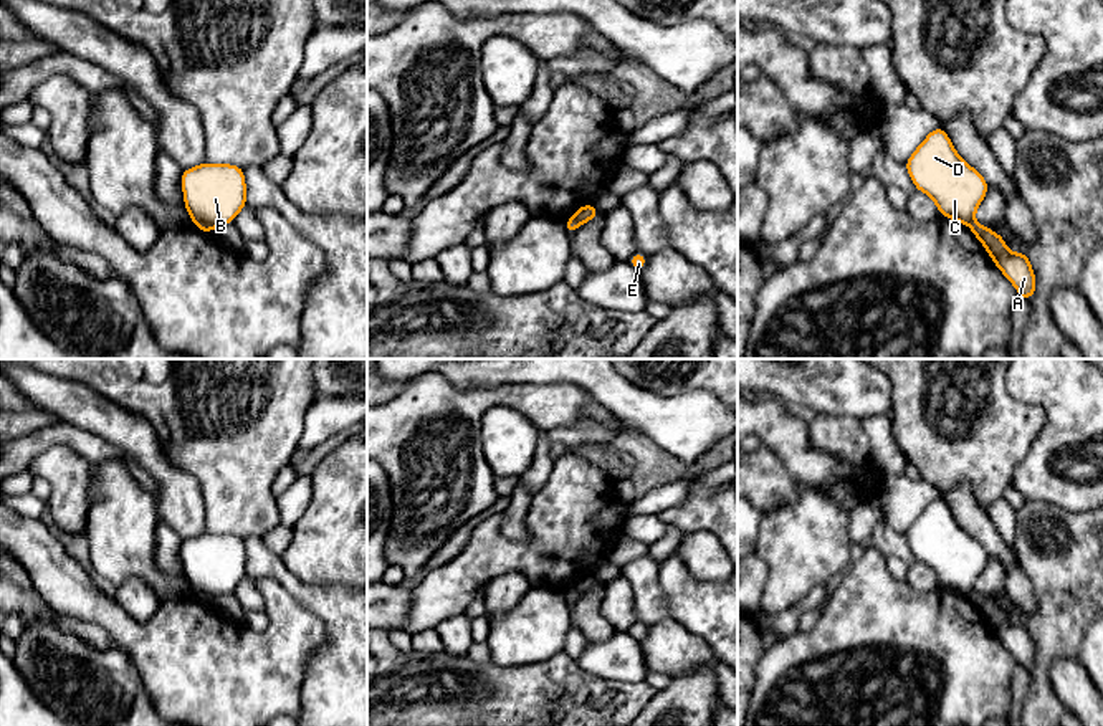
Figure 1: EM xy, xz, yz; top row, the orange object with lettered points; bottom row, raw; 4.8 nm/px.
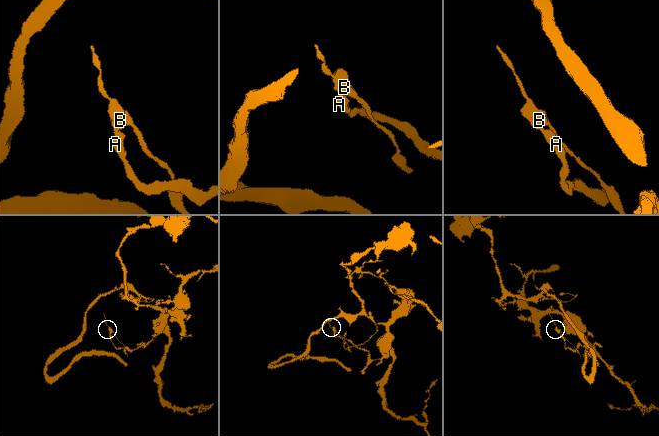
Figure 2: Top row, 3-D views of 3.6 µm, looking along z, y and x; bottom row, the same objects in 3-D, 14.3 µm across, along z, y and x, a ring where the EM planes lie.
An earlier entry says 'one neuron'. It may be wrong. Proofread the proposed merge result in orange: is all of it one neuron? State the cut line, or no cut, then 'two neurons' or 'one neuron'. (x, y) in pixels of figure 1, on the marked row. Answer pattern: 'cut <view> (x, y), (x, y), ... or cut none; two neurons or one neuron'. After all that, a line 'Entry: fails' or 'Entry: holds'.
cut yz (973, 220), (968, 225); two neurons
Entry: fails

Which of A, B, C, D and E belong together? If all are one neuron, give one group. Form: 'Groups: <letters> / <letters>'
Groups: A / B C D E

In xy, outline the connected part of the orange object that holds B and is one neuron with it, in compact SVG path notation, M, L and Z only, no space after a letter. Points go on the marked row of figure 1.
M203 162L185 169L180 185L192 222L210 232L232 223L246 207L245 172L238 165Z

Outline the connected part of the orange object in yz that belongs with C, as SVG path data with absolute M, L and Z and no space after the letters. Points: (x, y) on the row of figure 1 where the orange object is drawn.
M939 126L931 131L905 164L916 190L929 195L941 217L971 225L989 184L956 152Z

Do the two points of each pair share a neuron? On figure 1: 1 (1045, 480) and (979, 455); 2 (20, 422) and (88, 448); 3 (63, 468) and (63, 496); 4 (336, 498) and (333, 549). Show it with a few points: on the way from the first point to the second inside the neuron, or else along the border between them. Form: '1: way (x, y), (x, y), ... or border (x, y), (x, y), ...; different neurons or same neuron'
1: border (1037, 435), (1014, 470), (1011, 483); different neurons
2: border (58, 422), (38, 427), (17, 439); different neurons
3: way (63, 475), (63, 490); same neuron
4: way (334, 511), (334, 536); same neuron

